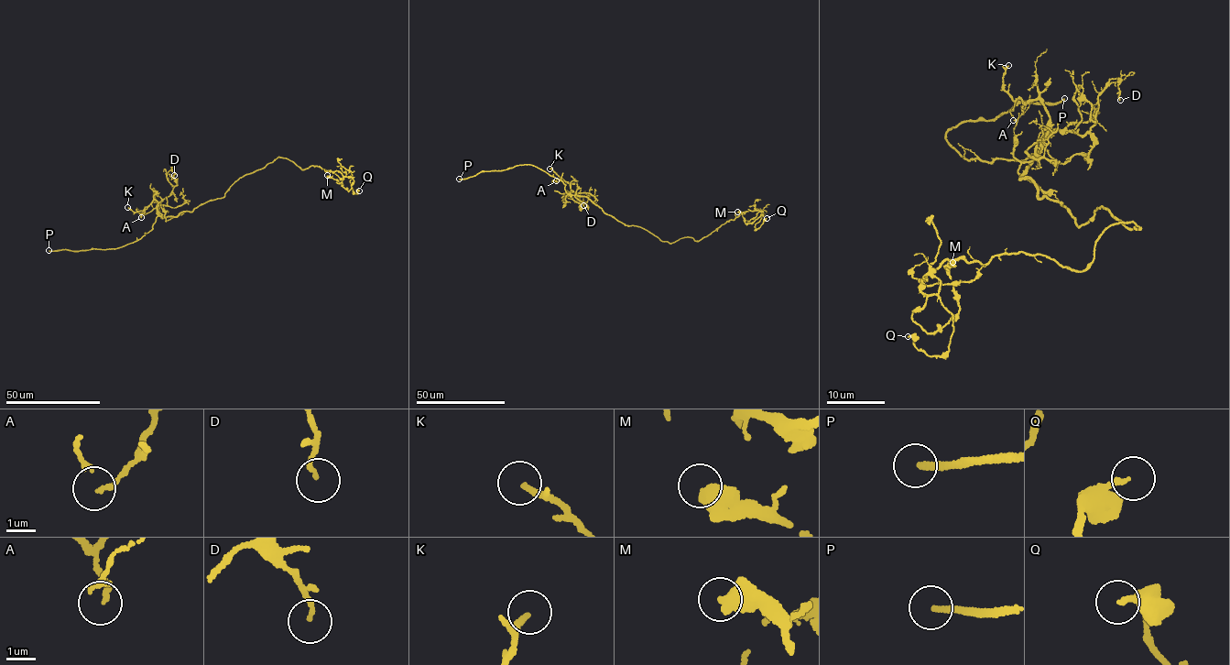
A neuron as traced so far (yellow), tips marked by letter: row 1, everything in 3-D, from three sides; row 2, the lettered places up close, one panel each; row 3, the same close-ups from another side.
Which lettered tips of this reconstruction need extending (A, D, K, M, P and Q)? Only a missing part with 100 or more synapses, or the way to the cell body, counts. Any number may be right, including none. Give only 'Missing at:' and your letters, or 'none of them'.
Missing at: P

